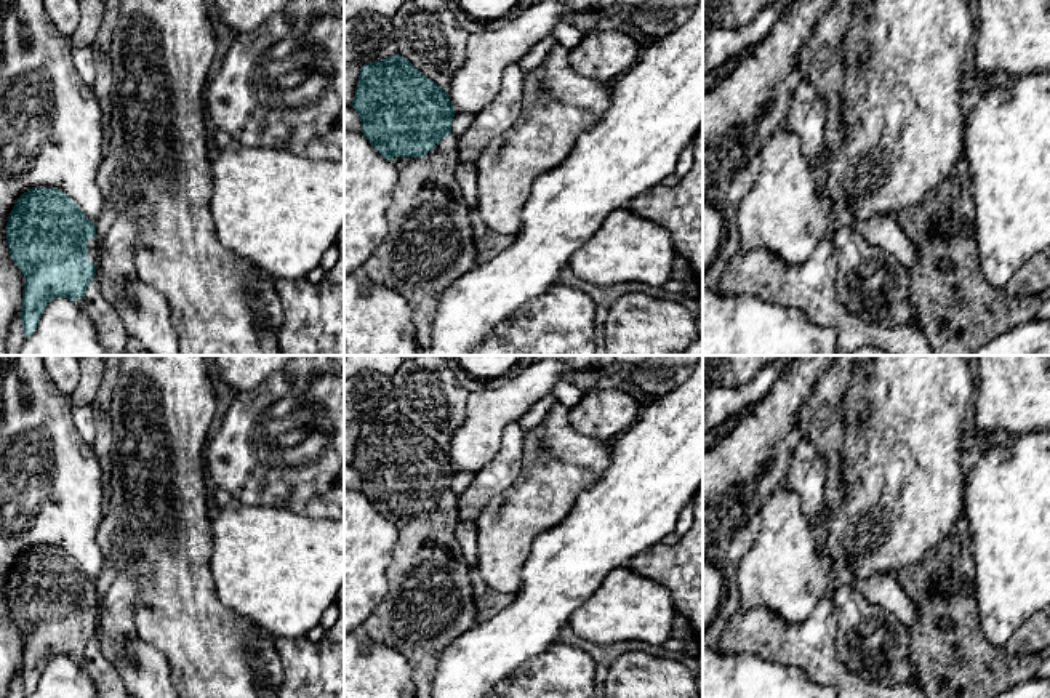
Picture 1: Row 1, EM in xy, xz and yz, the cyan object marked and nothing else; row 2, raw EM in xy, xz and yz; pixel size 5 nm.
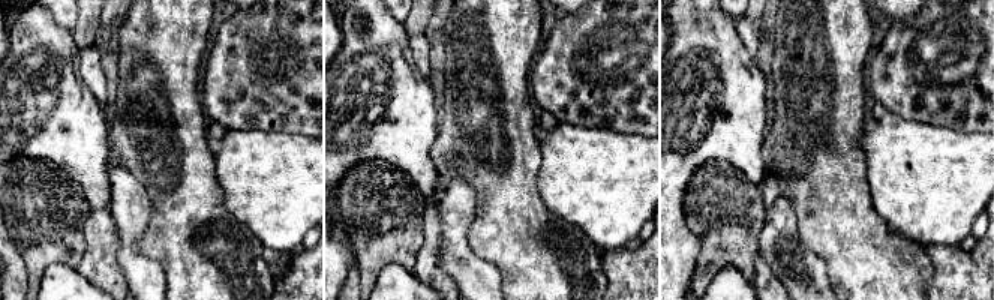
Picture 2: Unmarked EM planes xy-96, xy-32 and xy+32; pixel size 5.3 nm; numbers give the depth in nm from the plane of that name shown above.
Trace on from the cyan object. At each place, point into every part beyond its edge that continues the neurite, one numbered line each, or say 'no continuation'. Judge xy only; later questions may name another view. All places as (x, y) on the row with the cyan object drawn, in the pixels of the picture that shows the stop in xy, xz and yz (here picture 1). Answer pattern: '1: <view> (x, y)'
1: xy (92, 244)

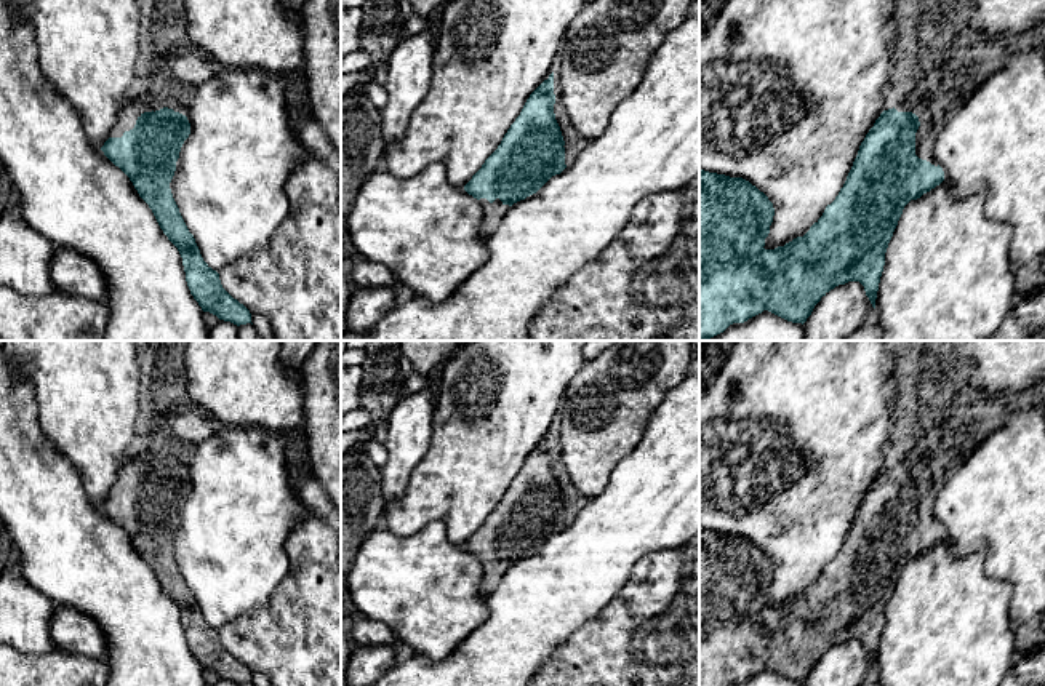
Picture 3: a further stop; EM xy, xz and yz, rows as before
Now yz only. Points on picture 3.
1: yz (936, 99)

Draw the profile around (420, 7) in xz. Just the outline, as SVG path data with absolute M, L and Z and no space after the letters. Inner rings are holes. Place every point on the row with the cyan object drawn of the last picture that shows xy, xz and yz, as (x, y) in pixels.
M406 0L413 13L427 18L435 8L443 6L448 0Z

